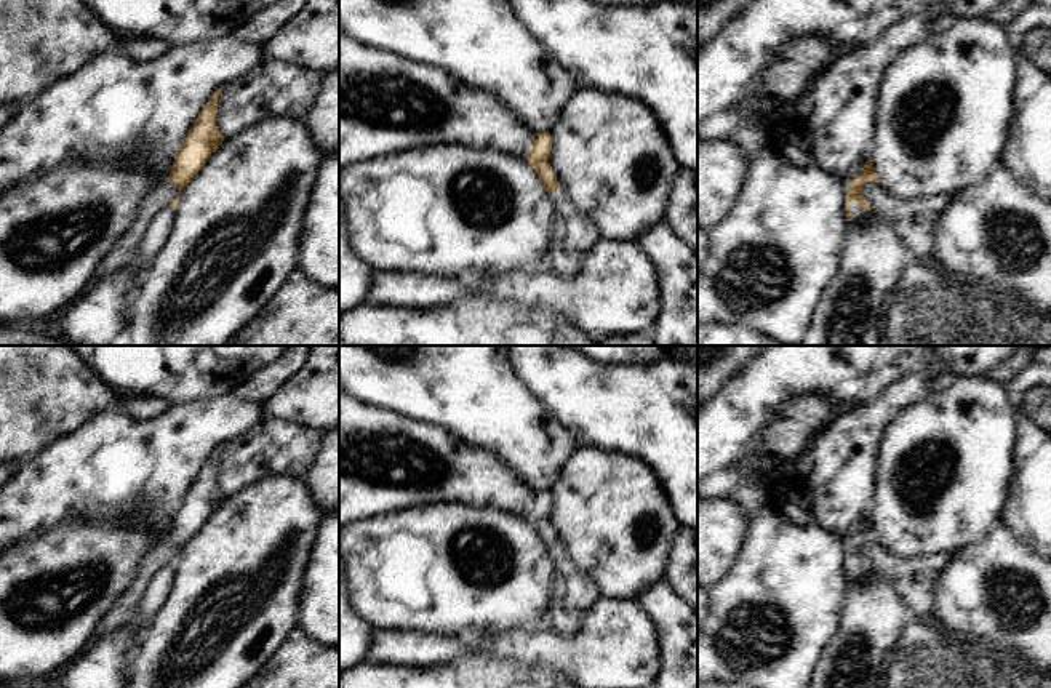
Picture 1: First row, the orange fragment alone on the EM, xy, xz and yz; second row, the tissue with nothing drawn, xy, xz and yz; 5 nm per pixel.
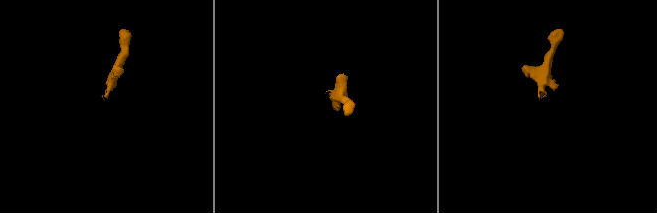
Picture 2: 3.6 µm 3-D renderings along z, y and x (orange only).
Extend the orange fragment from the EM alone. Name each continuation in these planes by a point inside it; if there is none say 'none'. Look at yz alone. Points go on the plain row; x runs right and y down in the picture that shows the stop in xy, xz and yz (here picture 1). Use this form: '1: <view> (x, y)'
1: yz (858, 570)

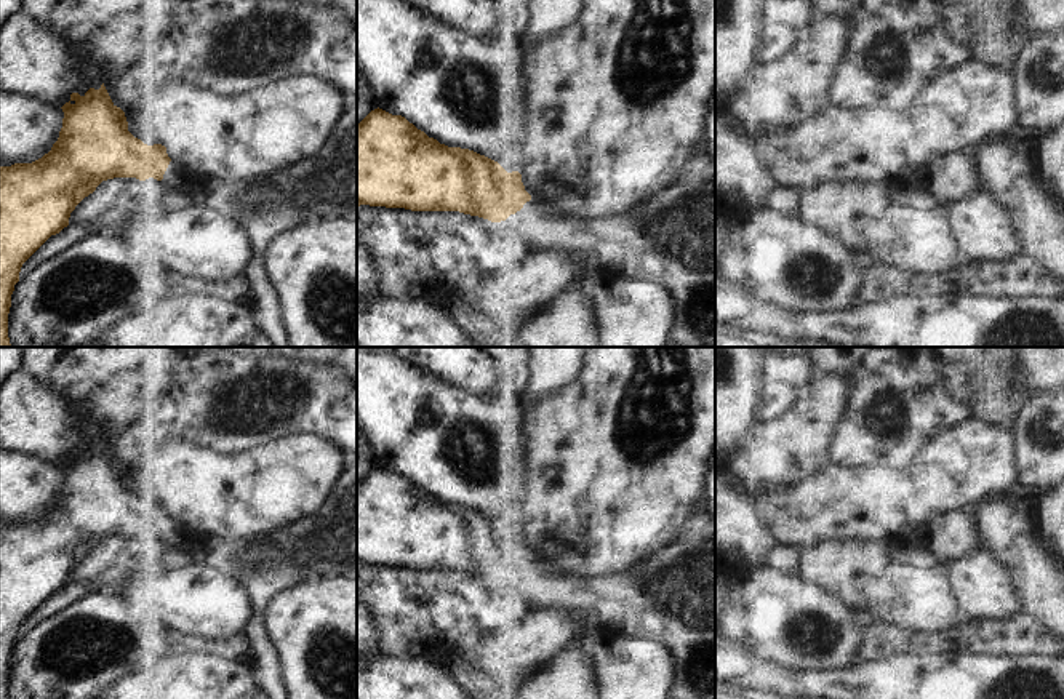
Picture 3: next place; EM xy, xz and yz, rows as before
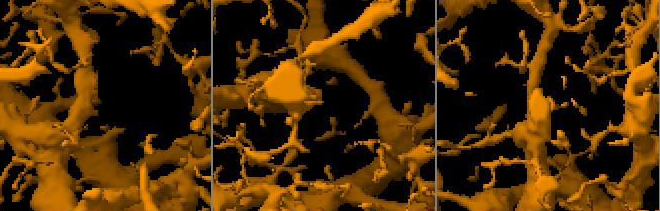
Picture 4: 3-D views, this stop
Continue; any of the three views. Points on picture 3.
1: xz (671, 599)

